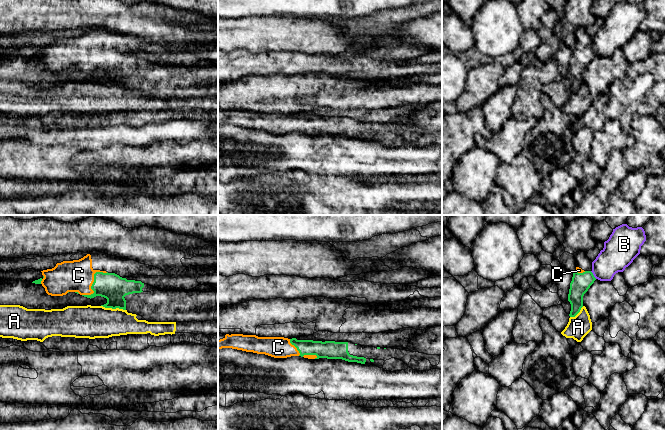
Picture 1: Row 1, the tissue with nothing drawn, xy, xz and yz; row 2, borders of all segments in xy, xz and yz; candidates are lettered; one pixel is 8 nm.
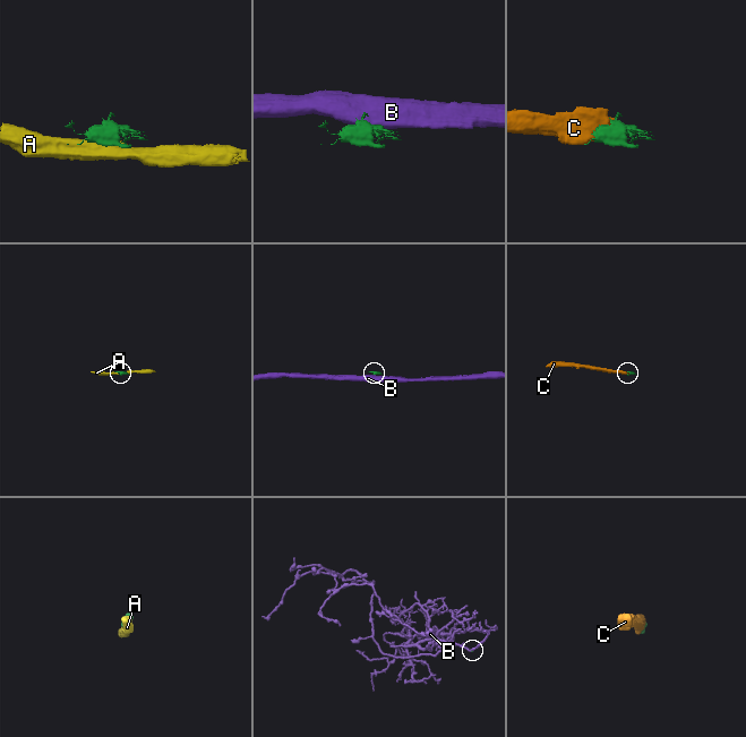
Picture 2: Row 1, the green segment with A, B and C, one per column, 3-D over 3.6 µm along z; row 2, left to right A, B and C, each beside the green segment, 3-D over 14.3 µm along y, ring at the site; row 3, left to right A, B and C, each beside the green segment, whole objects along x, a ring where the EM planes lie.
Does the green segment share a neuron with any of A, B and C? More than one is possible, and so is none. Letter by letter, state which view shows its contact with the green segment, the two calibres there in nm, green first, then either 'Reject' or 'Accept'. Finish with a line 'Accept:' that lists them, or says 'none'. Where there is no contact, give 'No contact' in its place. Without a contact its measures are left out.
A: Touches green in xy. Thickness 220 nm (green) against 260 nm. Reject
B: Touches green in yz. Thickness 160 nm (green) against 240 nm. Reject
C: Touches green in xy. Thickness 220 nm (green) against 260 nm. Accept
Accept: C

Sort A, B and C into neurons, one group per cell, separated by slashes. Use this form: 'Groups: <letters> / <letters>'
Groups: A / B / C

